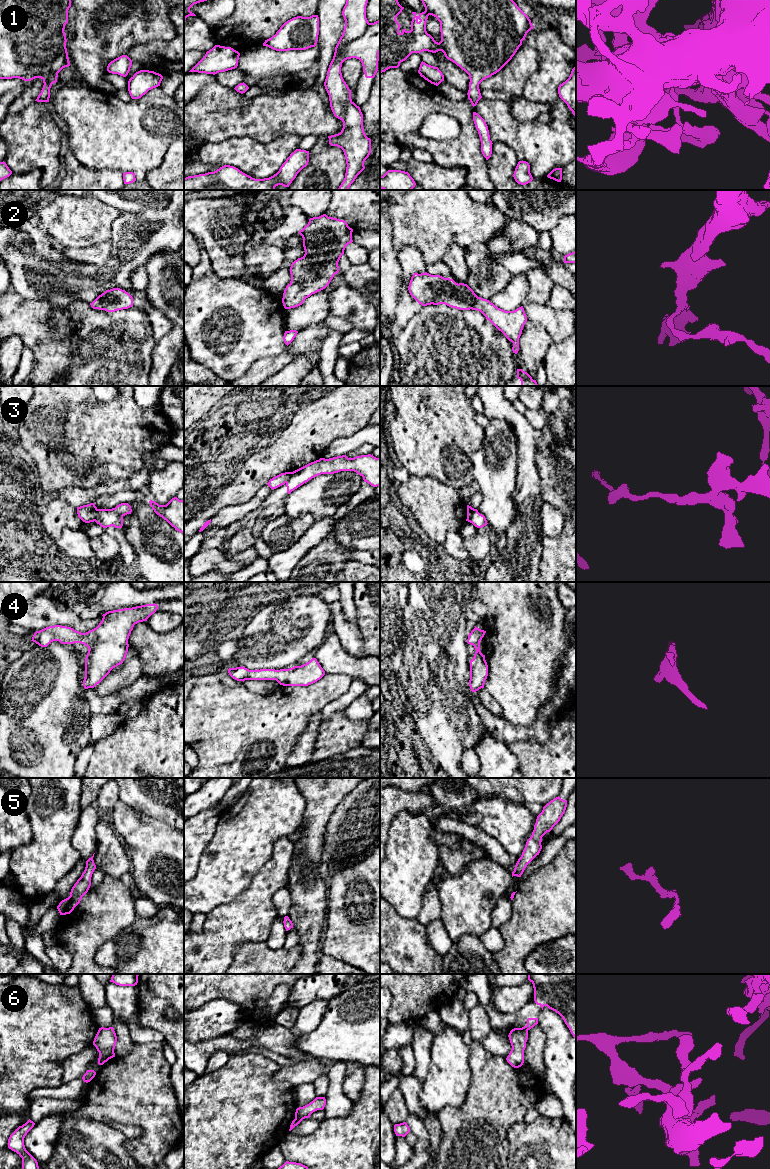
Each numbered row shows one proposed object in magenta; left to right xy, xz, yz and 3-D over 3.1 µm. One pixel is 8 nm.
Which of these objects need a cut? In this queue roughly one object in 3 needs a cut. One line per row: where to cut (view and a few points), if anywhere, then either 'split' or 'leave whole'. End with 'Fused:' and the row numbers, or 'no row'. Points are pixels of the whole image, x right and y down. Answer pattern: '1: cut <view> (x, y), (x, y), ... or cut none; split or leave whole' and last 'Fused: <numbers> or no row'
1: cut none; leave whole
2: cut none; leave whole
3: cut yz (476, 509), (466, 520); split
4: cut none; leave whole
5: cut none; leave whole
6: cut xz (295, 1117), (302, 1119); split
Fused: 3, 6

